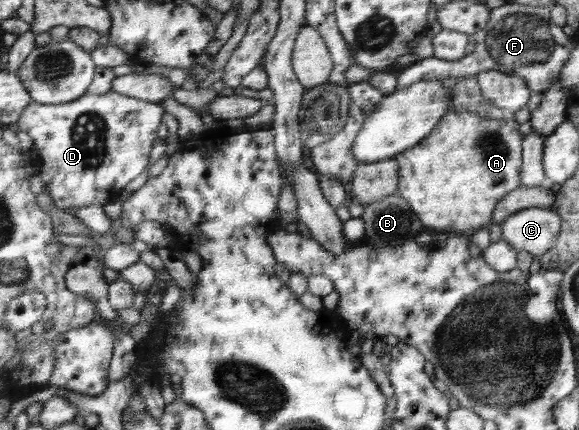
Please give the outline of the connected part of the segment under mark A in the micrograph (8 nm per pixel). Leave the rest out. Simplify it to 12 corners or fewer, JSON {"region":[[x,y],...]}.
{"region":[[455,112],[397,155],[425,228],[479,230],[521,185],[511,115]]}

